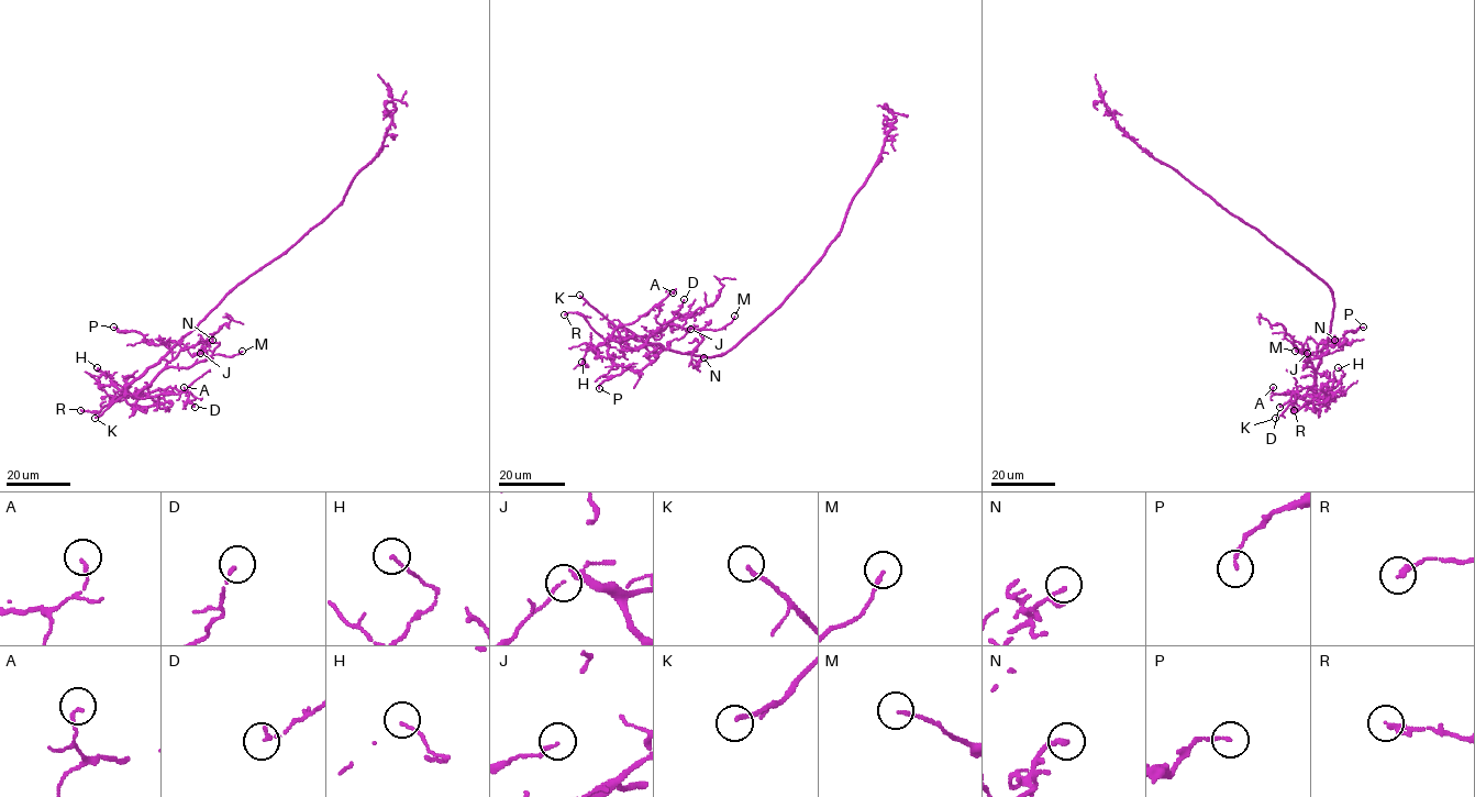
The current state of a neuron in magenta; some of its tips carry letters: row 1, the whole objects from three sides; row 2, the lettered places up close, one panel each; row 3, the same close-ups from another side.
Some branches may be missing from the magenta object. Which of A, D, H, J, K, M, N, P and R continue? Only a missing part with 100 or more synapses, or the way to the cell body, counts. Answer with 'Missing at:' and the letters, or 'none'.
Missing at: K

